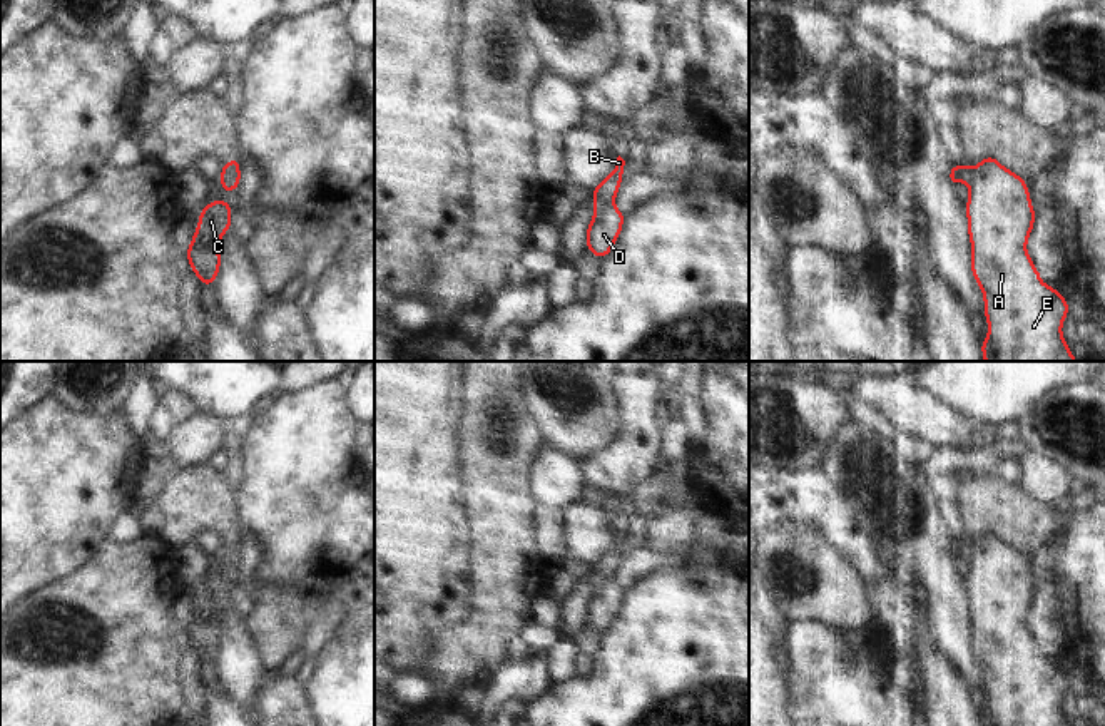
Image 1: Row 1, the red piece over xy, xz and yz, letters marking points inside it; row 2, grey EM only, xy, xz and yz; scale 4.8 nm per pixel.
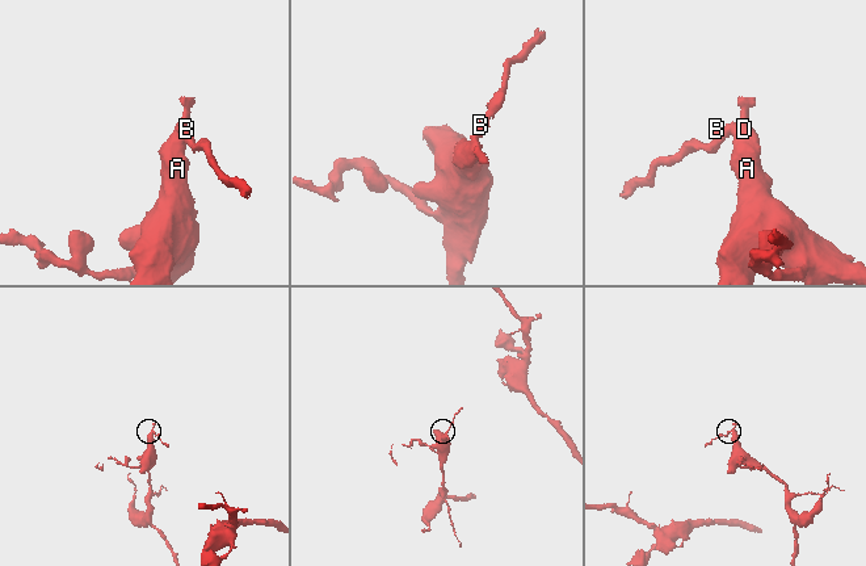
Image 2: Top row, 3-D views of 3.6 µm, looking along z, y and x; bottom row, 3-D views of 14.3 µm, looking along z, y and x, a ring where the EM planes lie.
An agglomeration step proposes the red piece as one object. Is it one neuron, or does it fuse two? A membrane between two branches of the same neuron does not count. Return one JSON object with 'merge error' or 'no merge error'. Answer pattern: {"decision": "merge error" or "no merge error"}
{"decision": "merge error"}

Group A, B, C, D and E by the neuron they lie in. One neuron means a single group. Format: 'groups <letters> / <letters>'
groups A C D E / B

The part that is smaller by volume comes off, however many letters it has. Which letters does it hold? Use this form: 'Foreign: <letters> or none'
Foreign: B.

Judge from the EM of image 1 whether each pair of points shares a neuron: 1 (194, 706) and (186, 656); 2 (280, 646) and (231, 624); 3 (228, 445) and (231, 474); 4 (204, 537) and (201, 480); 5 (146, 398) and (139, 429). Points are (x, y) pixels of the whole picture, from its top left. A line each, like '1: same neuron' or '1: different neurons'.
1: same neuron
2: different neurons
3: same neuron
4: different neurons
5: same neuron

